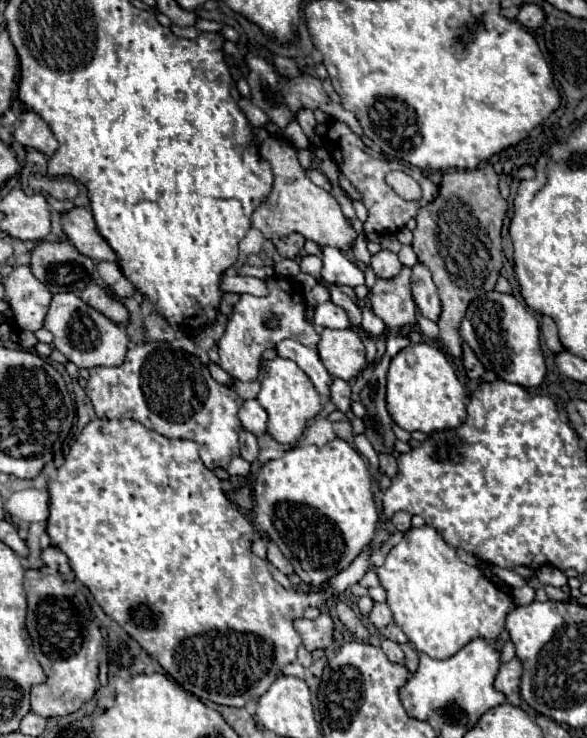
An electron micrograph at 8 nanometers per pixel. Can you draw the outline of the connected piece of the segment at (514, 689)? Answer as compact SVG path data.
M514 657L512 661L500 665L500 671L494 679L496 691L506 695L506 701L512 705L520 705L520 677L522 677L522 663Z

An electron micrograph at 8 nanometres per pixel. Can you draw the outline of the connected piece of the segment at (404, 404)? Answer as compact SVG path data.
M428 343L408 345L392 359L386 403L394 423L410 433L422 431L430 435L434 431L446 431L458 427L466 415L466 393L462 383L446 357Z

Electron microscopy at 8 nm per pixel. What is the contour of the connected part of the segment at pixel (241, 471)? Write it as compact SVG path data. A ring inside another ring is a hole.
M232 457L230 465L228 465L228 473L230 475L248 475L250 473L250 463L244 461L242 457Z

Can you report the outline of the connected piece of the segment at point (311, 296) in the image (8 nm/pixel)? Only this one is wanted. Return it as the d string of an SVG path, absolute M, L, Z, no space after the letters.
M318 283L312 291L308 291L306 293L306 303L308 303L308 307L316 307L316 305L322 305L322 303L326 303L330 299L330 295L328 295L328 291Z

